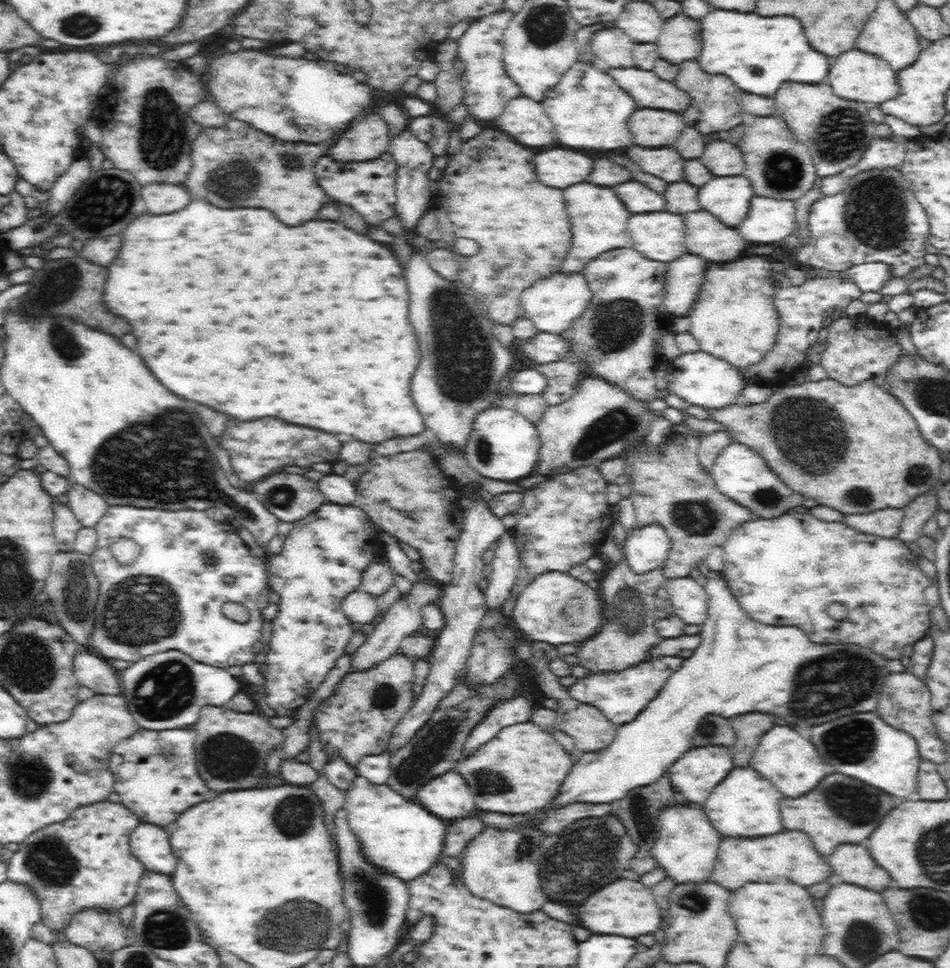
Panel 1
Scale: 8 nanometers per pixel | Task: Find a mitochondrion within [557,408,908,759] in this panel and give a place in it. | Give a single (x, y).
(845, 677)

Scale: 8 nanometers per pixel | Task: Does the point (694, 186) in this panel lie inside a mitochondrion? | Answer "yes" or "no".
no

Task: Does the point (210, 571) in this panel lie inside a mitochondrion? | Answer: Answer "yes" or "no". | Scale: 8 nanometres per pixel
no

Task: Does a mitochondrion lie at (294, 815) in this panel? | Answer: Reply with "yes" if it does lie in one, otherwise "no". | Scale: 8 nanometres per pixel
yes

